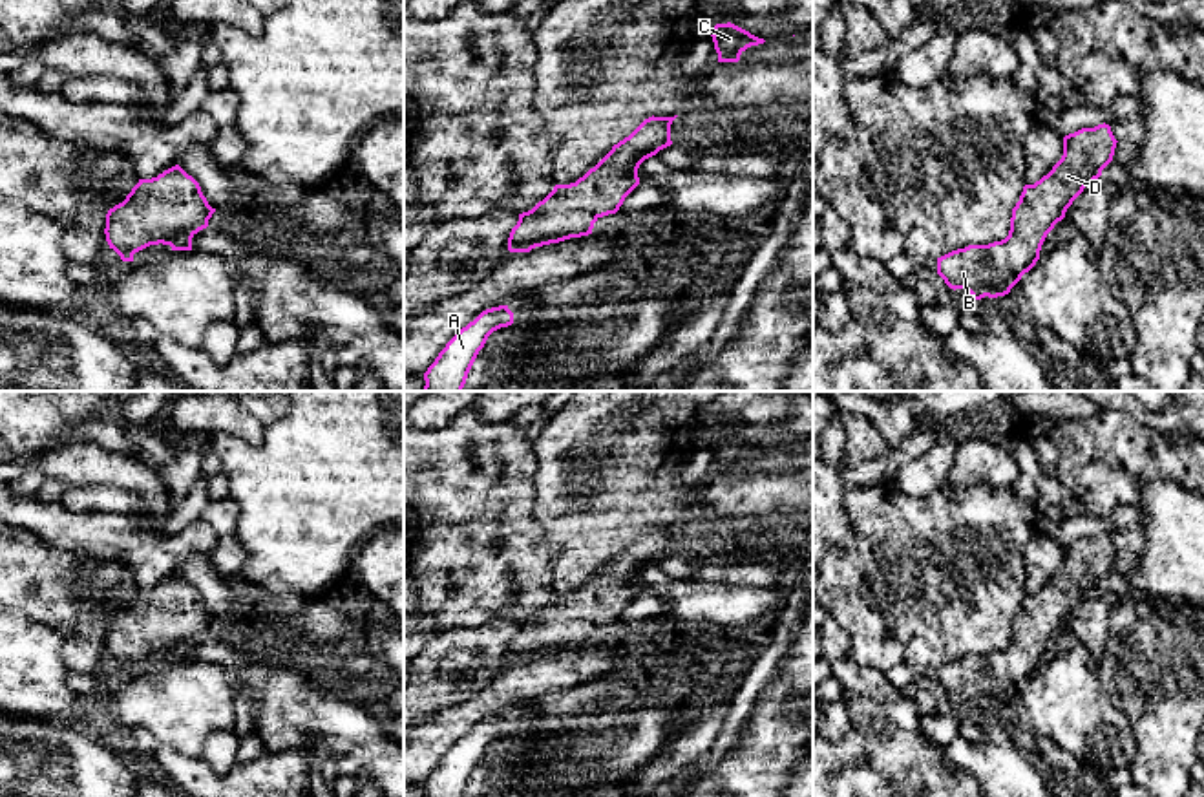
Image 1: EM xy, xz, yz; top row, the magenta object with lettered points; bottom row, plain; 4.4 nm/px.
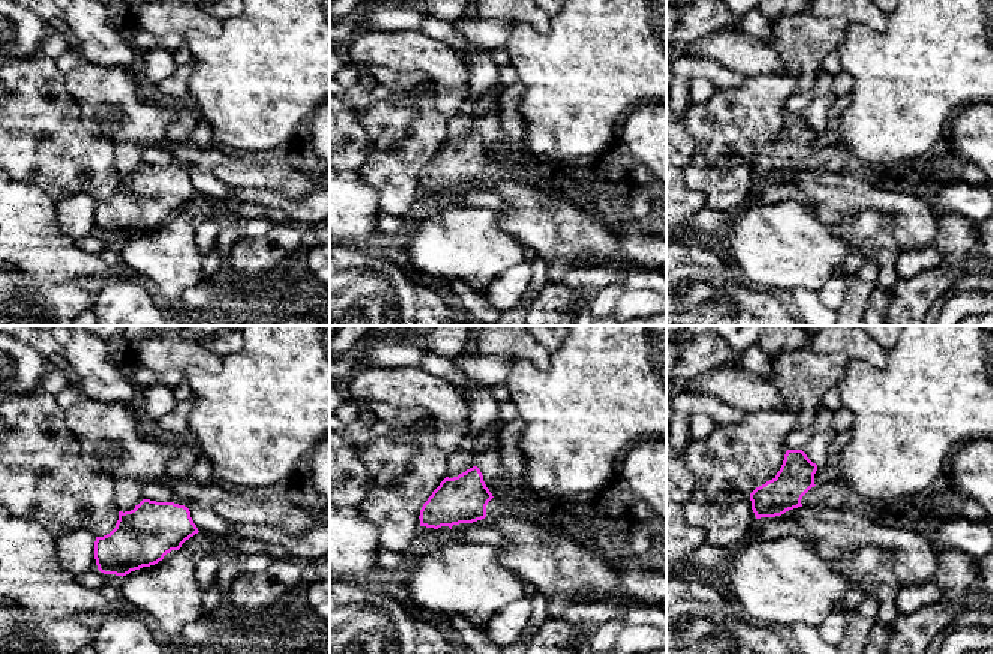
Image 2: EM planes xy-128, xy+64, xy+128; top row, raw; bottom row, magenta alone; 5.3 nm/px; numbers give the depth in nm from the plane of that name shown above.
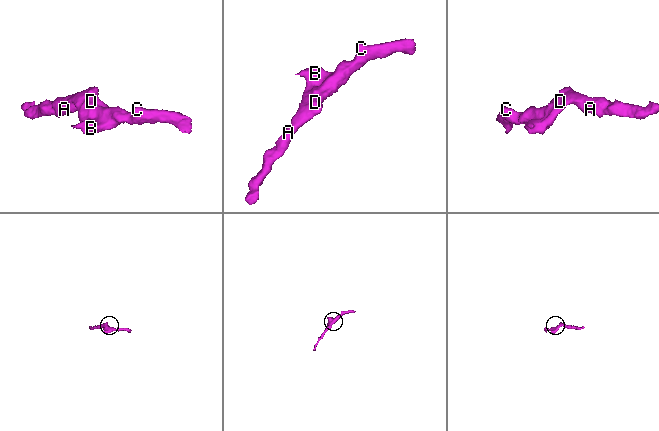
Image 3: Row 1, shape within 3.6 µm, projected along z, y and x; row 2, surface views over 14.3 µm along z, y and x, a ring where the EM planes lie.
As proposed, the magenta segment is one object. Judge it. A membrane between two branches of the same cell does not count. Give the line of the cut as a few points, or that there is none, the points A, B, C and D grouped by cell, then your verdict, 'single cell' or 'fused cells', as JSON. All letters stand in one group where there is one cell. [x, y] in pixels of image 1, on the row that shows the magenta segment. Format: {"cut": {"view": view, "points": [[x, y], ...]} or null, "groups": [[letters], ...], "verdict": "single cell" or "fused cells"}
{"cut": null, "groups": [["A", "B", "C", "D"]], "verdict": "single cell"}

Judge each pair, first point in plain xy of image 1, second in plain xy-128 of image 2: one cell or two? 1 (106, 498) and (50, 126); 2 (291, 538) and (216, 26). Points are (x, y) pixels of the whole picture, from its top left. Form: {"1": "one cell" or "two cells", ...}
{"1": "two cells", "2": "two cells"}

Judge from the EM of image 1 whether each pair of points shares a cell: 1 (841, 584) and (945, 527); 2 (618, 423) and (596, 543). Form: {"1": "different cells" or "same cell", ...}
{"1": "same cell", "2": "same cell"}

